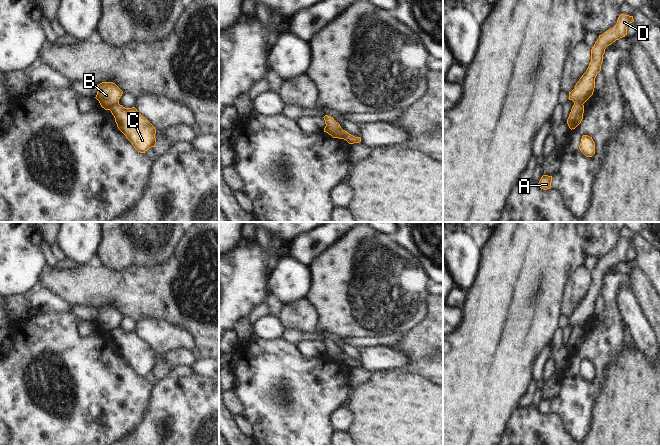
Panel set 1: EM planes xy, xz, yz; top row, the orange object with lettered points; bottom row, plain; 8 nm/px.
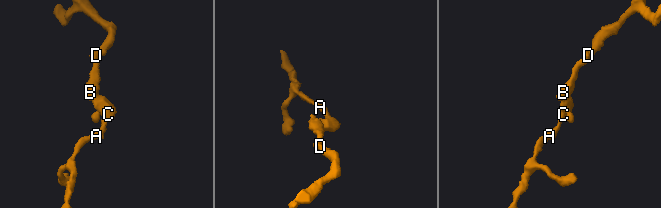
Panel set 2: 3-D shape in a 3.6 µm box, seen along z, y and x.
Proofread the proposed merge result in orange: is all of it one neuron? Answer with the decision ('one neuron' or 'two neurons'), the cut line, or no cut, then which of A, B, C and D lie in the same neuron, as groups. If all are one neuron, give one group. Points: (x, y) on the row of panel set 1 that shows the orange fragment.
two neurons; cut xy (118, 102), (108, 109); groups A C / B D

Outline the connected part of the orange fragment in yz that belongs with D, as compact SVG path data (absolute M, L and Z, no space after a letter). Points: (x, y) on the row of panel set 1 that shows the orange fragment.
M620 14L616 25L599 35L591 49L591 61L586 72L569 92L569 100L574 103L584 104L592 95L595 88L595 78L601 71L603 55L607 46L627 35L627 27L634 21L633 16Z

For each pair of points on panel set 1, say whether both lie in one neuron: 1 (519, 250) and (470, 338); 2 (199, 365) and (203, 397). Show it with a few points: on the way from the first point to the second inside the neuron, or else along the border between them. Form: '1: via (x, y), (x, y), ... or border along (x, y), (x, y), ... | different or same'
1: via (519, 272), (510, 298), (492, 316) | same
2: border along (194, 374), (208, 378) | different

